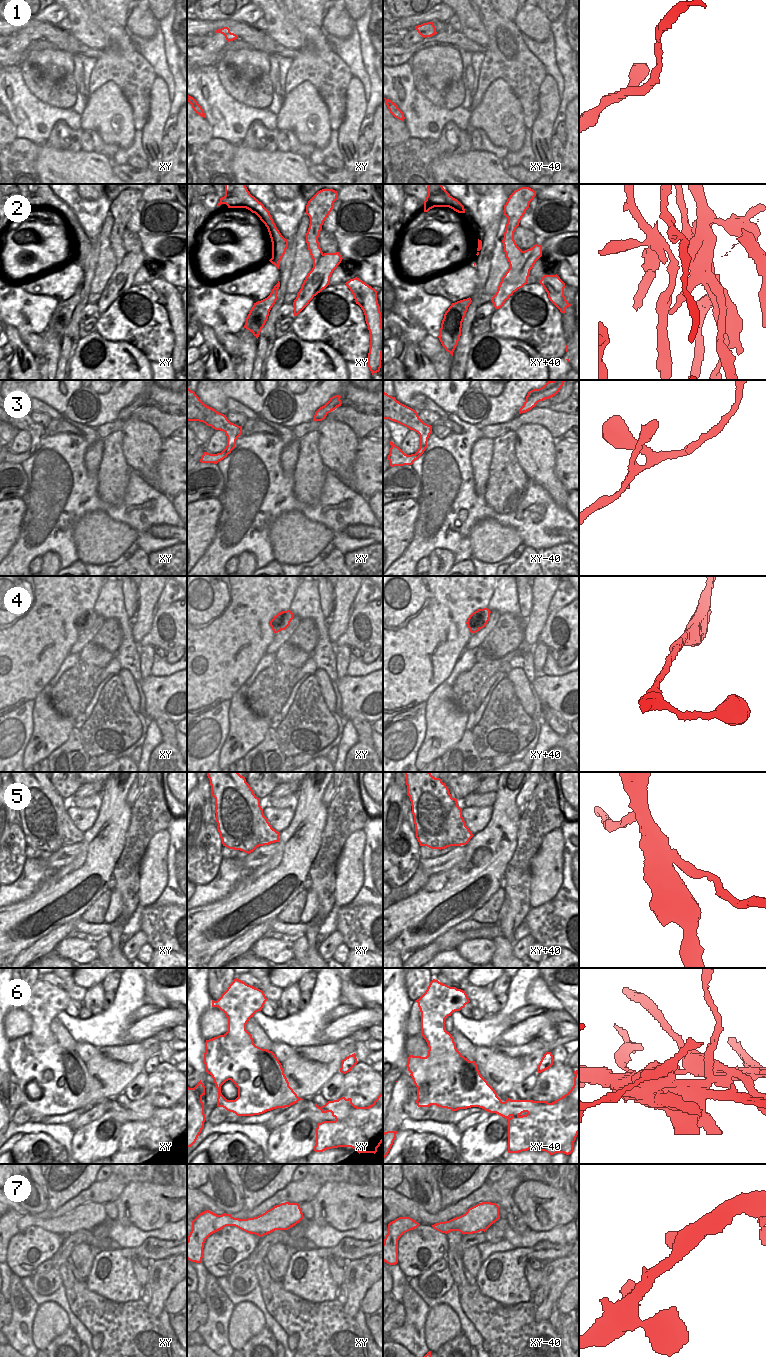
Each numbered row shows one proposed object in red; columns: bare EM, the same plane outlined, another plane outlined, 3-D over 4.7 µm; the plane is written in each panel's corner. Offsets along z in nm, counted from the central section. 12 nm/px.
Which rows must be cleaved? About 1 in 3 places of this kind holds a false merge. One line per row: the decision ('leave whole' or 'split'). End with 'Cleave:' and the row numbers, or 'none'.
1: leave whole
2: split
3: leave whole
4: leave whole
5: split
6: split
7: leave whole
Cleave: 2, 5, 6

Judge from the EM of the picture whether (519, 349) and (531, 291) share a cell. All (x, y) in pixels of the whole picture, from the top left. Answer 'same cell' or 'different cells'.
different cells

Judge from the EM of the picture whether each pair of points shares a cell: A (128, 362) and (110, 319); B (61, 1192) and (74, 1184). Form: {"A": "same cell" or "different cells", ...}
{"A": "different cells", "B": "same cell"}

